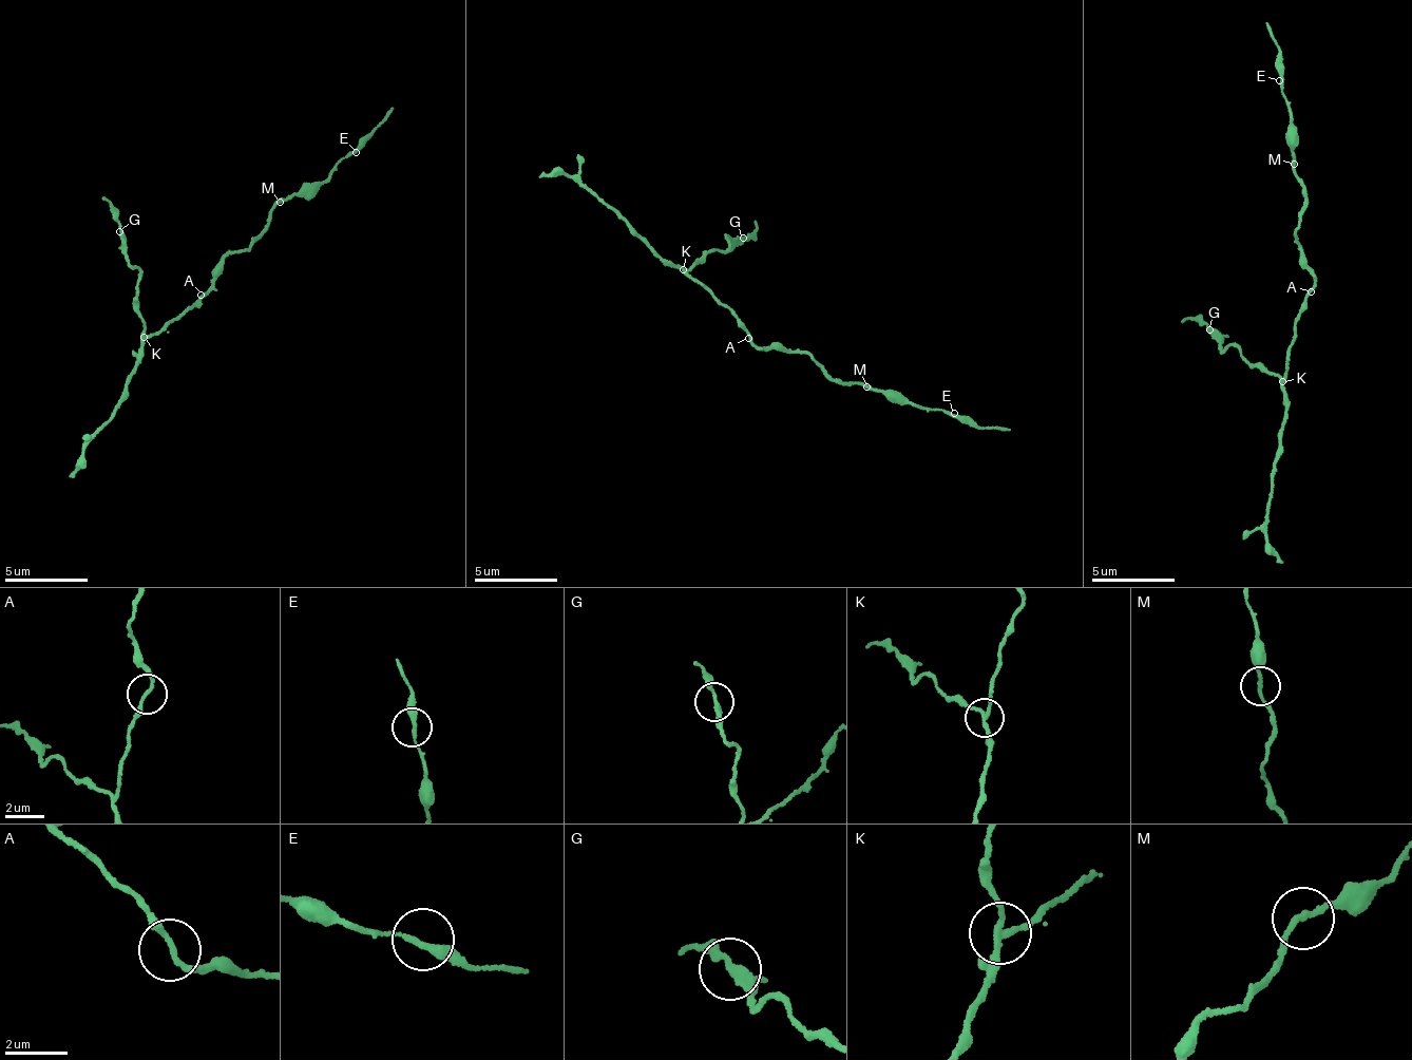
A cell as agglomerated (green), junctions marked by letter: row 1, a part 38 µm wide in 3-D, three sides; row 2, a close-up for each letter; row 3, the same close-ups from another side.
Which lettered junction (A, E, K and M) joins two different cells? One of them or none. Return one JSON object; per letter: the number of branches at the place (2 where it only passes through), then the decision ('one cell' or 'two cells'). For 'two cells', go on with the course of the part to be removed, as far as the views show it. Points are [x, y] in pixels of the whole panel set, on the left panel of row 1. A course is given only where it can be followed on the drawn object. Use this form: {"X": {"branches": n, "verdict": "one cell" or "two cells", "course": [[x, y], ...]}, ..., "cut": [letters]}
{"A": {"branches": 2, "verdict": "one cell"}, "E": {"branches": 2, "verdict": "one cell"}, "K": {"branches": 3, "verdict": "two cells", "course": [[144, 339], [141, 273], [127, 254], [117, 222], [101, 197]]}, "M": {"branches": 2, "verdict": "one cell"}, "cut": ["K"]}

